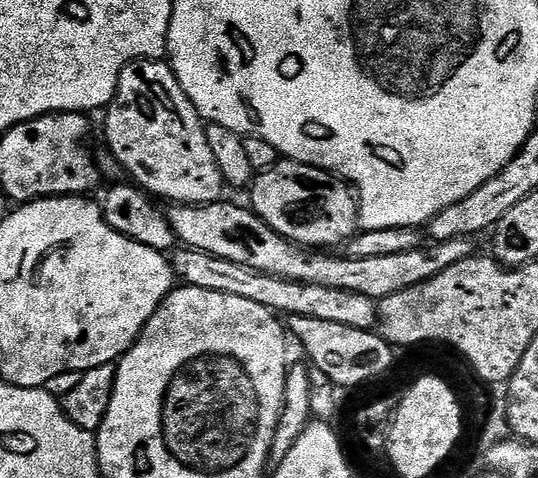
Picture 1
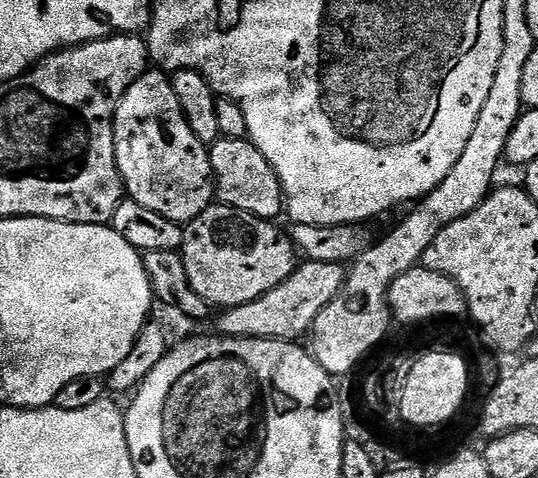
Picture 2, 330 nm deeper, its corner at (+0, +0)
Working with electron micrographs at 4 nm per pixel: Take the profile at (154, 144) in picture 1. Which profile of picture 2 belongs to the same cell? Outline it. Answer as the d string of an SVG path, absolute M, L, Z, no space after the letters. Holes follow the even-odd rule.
M149 70L138 77L130 86L130 90L126 90L120 105L116 107L116 120L112 125L114 126L116 165L120 171L120 178L124 182L124 191L134 202L142 202L142 206L147 206L149 210L162 214L162 218L170 218L174 223L185 226L194 218L198 218L198 214L202 214L202 210L206 210L213 204L216 194L216 181L212 178L212 163L208 157L209 149L202 142L198 142L198 138L194 138L194 130L190 130L190 126L182 114L182 106L178 106L178 98L174 98L171 79L163 71Z

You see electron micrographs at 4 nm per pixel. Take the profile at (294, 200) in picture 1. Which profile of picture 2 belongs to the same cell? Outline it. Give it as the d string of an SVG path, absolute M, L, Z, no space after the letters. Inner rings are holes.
M221 138L211 145L208 157L212 163L212 178L216 181L215 199L219 203L246 210L246 214L271 221L277 219L279 212L281 215L285 211L284 191L278 174L274 174L270 162L266 162L264 155L255 148L251 140Z

